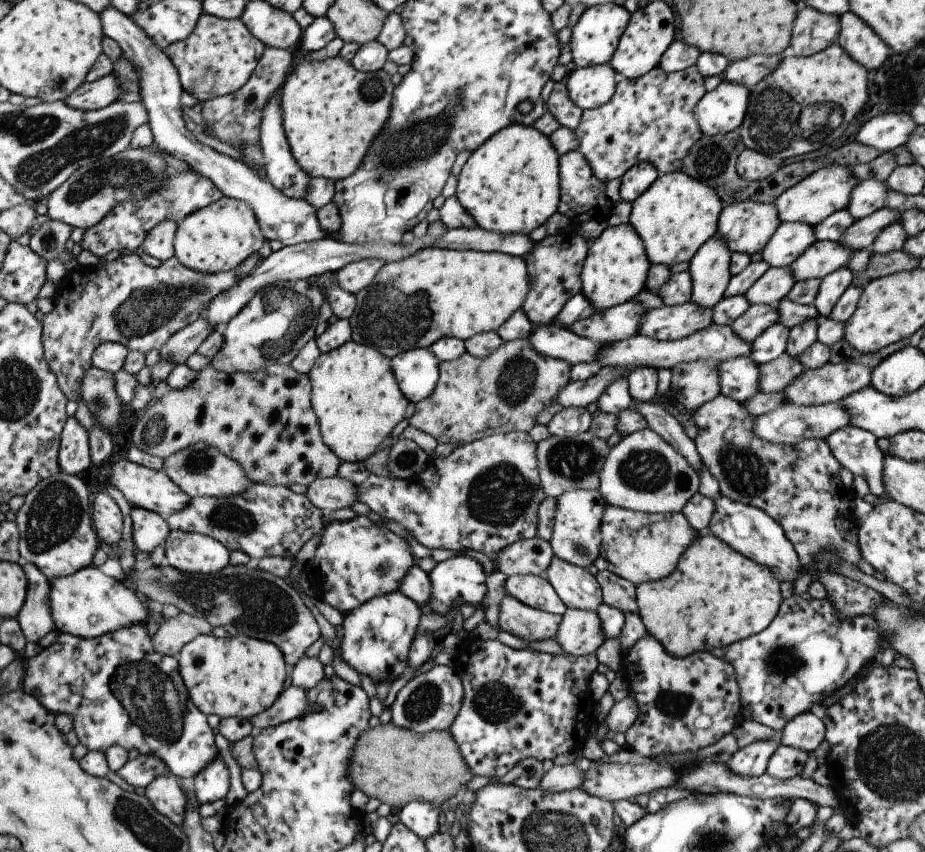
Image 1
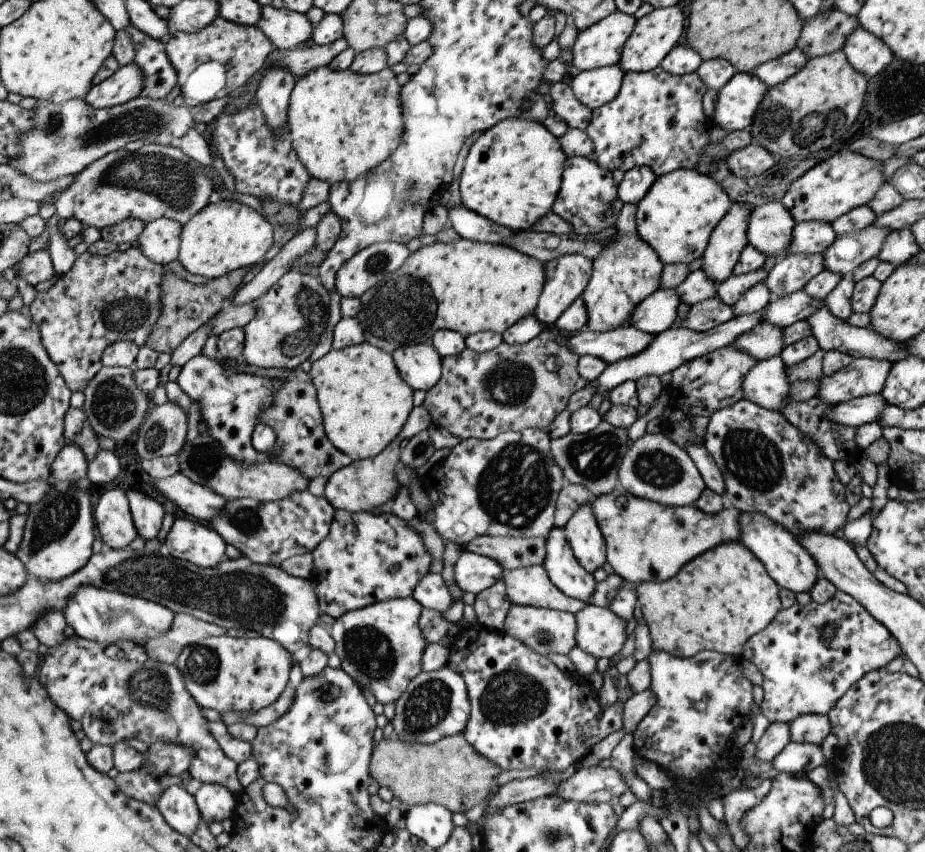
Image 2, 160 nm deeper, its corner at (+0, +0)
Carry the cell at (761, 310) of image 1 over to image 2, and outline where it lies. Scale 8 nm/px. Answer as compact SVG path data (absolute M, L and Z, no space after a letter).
M803 289L781 298L771 298L764 306L762 321L784 328L794 322L806 320L812 313L826 308L824 299L811 298Z

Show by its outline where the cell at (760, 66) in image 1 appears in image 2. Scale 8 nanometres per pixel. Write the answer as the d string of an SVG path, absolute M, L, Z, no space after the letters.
M795 47L783 56L756 66L750 73L762 80L763 84L769 88L797 74L808 60L808 56L801 49Z

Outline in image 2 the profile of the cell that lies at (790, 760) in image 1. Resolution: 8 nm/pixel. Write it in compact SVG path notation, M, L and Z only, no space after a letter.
M791 740L772 760L773 767L779 773L806 773L824 764L820 744L796 743Z

